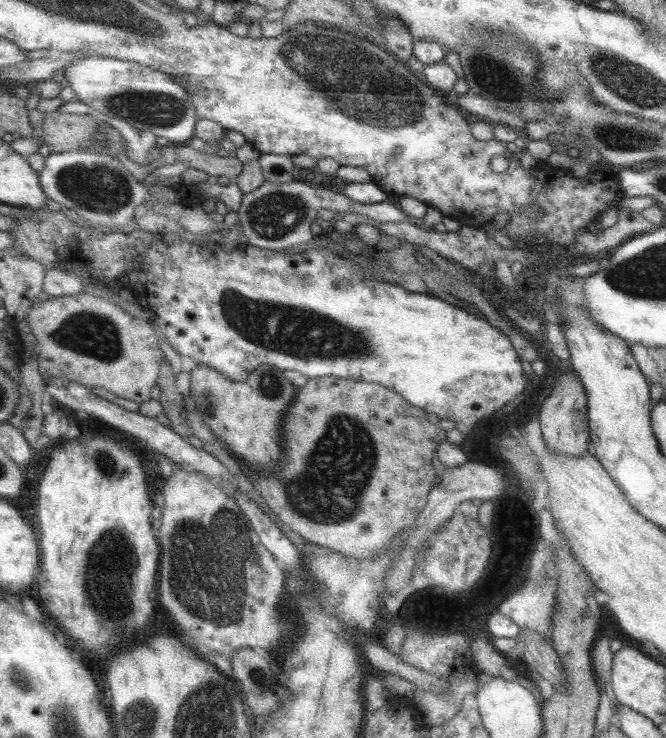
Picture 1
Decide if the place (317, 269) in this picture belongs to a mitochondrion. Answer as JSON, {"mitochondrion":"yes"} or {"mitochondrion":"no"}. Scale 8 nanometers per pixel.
{"mitochondrion":"no"}

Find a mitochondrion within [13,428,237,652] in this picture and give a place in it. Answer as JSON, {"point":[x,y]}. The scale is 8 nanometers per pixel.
{"point":[112,564]}

